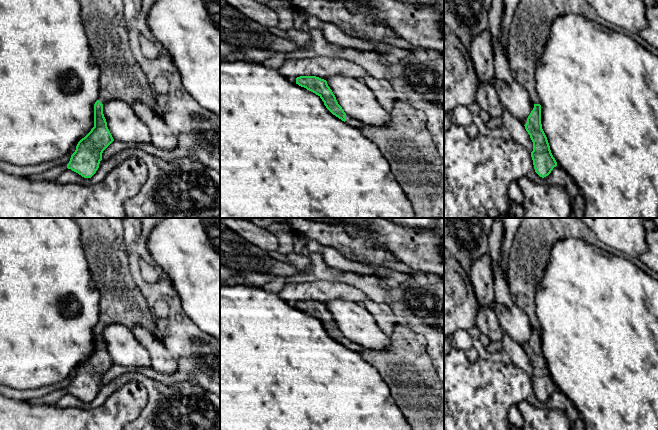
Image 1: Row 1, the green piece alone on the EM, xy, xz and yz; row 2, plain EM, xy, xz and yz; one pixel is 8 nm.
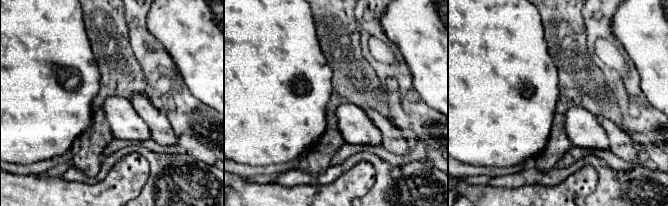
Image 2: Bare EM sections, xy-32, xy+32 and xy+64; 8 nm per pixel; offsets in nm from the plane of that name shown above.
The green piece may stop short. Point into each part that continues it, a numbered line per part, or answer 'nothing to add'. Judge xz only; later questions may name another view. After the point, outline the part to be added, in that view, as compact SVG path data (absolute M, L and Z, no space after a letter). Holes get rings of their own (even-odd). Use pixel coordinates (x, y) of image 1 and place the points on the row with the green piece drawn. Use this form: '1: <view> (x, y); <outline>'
1: xz (351, 121); M346 113L346 121L345 122L348 125L353 126L353 127L356 127L356 128L358 128L360 130L362 130L365 127L365 125L361 121L355 119L353 117L351 117L347 113Z

